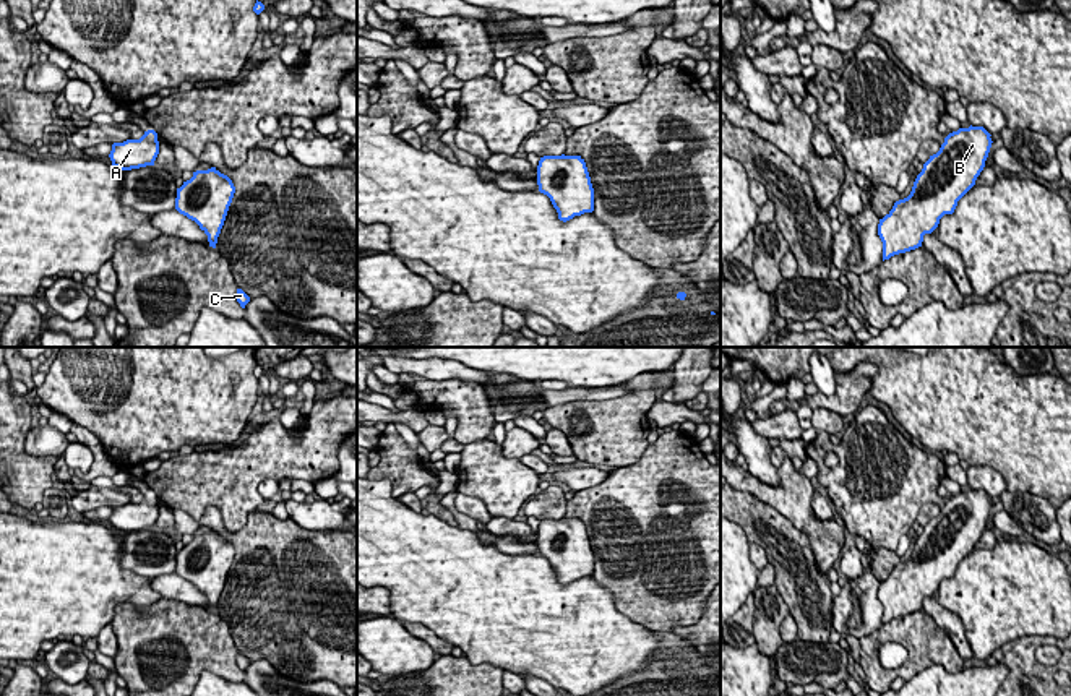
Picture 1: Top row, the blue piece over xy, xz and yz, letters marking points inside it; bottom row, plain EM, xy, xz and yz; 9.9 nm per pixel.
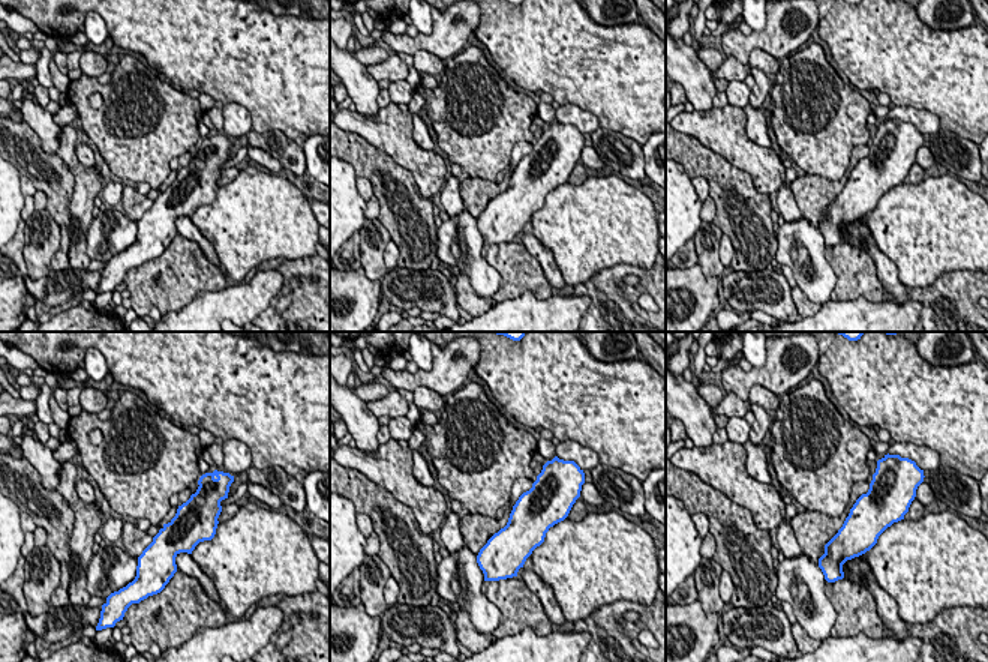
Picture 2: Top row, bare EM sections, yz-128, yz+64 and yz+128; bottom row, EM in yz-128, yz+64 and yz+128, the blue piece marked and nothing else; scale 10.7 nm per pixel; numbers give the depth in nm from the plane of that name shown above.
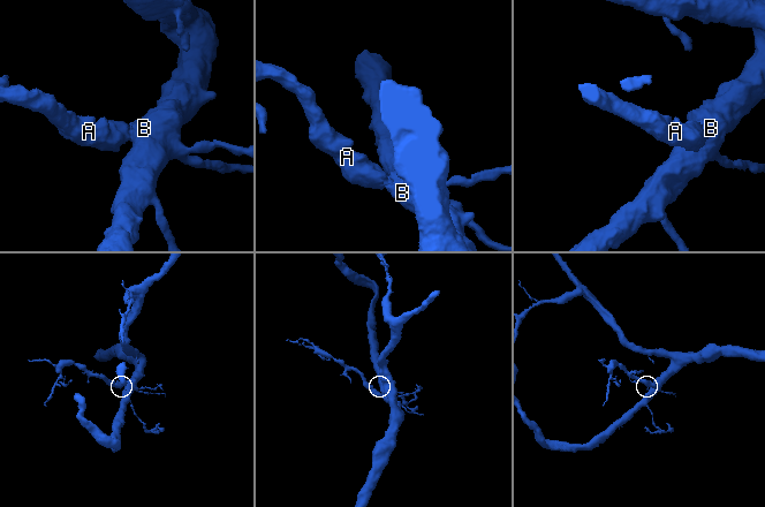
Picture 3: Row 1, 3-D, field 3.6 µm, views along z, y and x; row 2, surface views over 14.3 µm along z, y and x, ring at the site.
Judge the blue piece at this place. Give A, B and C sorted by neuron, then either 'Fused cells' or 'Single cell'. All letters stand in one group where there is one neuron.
Groups: A B C. Single cell

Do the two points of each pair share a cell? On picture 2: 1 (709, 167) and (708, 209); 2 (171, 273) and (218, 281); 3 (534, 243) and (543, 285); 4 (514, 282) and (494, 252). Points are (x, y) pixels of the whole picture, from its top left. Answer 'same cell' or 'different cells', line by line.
1: different cells
2: same cell
3: different cells
4: same cell

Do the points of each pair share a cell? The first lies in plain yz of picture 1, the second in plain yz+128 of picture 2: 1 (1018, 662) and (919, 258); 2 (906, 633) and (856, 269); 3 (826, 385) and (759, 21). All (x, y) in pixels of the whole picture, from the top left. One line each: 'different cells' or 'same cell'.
1: different cells
2: same cell
3: same cell

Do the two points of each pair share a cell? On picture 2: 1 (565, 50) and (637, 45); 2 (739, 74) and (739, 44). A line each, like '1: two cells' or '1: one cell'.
1: one cell
2: two cells

